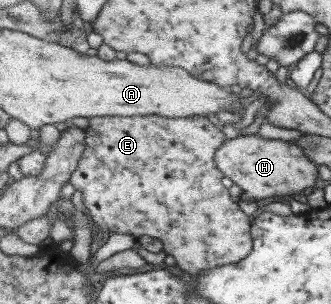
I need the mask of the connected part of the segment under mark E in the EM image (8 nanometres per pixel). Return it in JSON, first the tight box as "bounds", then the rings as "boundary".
{"bounds":[69,114,254,278],"boundary":[[[160,114],[137,115],[137,116],[97,116],[89,119],[89,126],[85,129],[87,149],[80,158],[80,163],[76,171],[72,174],[69,182],[83,194],[83,203],[85,204],[86,214],[95,222],[98,227],[105,232],[117,232],[117,234],[131,234],[136,239],[141,236],[150,236],[158,239],[163,244],[163,250],[166,254],[172,255],[177,265],[187,273],[196,278],[203,272],[215,267],[222,267],[226,264],[235,264],[249,256],[254,249],[254,240],[252,237],[252,223],[254,216],[247,216],[239,204],[231,200],[229,188],[223,186],[224,172],[216,166],[216,152],[228,141],[227,136],[223,134],[223,129],[215,127],[215,124],[206,116],[193,115],[190,117],[173,118]]]}

